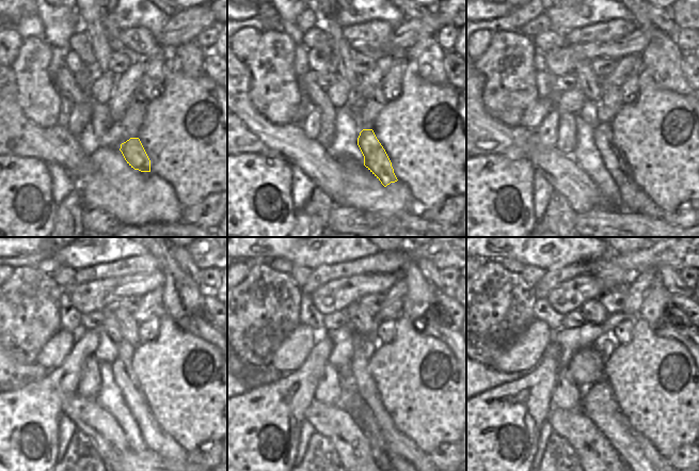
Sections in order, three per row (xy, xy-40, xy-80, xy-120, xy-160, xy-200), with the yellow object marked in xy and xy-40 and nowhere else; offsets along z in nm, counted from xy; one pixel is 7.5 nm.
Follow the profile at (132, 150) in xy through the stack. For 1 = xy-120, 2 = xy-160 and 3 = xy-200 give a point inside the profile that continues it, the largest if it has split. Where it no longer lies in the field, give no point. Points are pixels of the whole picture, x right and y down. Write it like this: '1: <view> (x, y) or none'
1: xy-120 (154, 438)
2: xy-160 (396, 442)
3: xy-200 (650, 452)

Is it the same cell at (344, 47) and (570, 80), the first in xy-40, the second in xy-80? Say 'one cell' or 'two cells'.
two cells

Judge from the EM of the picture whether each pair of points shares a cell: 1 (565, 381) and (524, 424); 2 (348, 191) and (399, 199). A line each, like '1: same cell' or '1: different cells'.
1: different cells
2: same cell

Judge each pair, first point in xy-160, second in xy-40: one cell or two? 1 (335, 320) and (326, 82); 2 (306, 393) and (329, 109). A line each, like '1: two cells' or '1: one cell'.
1: one cell
2: two cells

